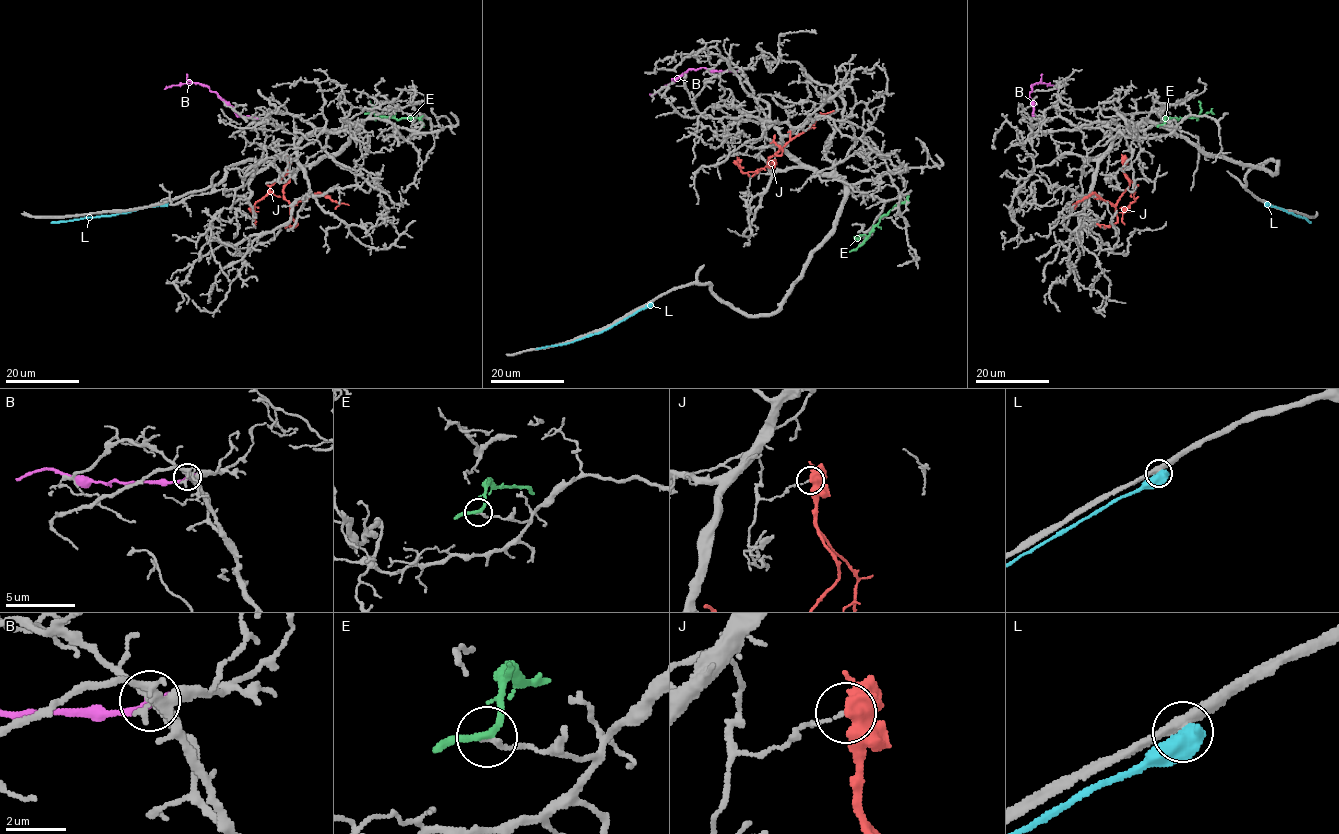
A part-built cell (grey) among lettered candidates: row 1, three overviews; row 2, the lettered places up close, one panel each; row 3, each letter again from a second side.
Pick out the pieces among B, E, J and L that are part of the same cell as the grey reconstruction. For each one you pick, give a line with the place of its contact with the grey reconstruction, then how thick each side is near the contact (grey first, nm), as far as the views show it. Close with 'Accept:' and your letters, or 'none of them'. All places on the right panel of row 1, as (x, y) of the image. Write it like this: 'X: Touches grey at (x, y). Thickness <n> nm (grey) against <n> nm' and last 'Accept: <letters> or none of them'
Accept: none of them

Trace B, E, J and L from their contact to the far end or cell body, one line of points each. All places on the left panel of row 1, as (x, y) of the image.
B: (255, 118), (239, 116), (216, 92), (200, 83), (164, 89)
E: (422, 125), (418, 118), (377, 117), (370, 101)
J: (289, 160), (290, 179), (283, 188), (283, 197), (292, 206), (315, 193), (349, 205)
L: (165, 202), (129, 212), (51, 222)

